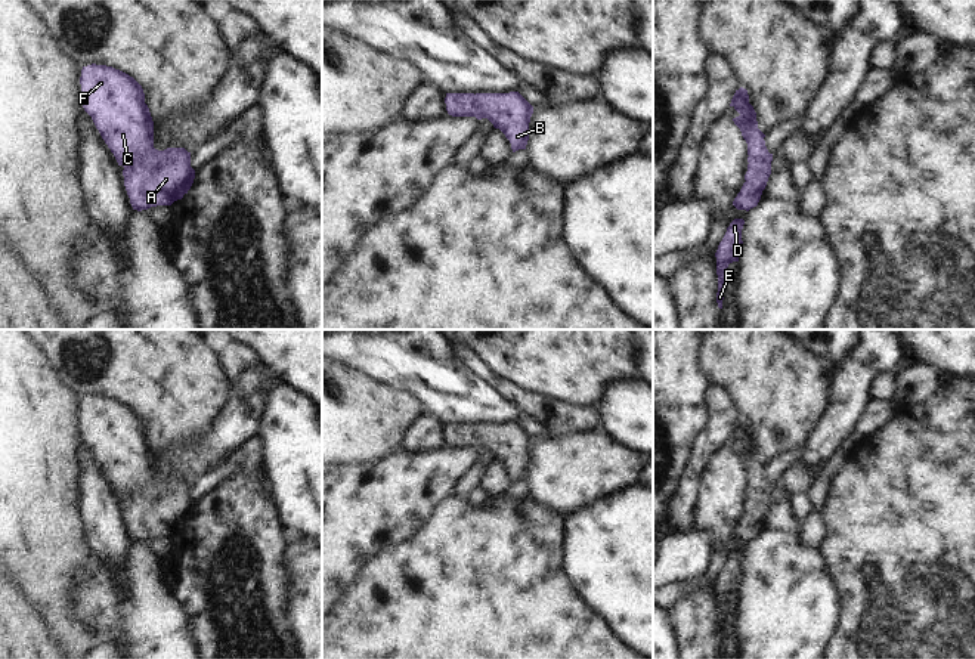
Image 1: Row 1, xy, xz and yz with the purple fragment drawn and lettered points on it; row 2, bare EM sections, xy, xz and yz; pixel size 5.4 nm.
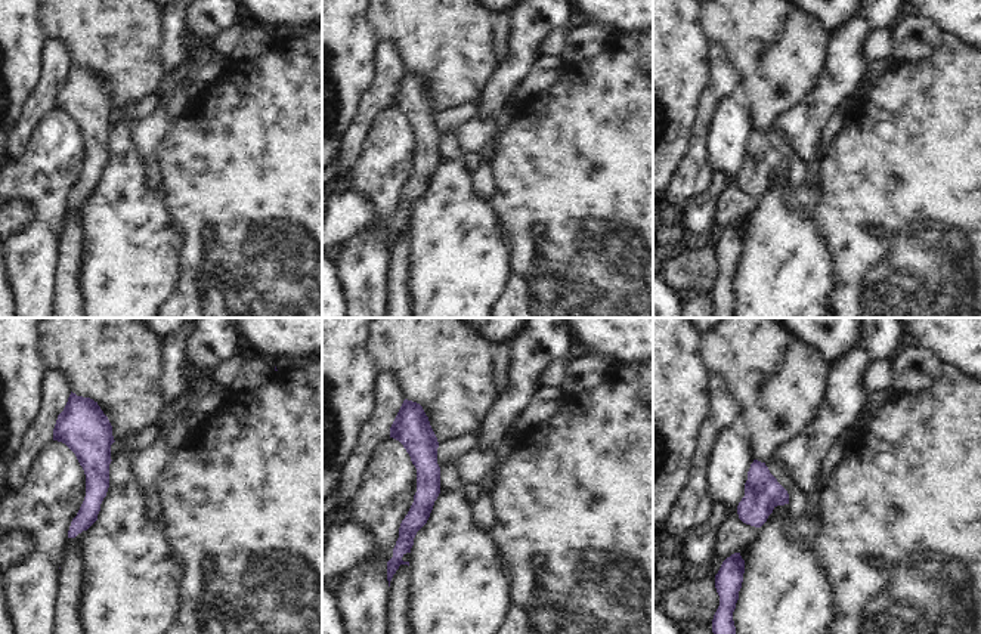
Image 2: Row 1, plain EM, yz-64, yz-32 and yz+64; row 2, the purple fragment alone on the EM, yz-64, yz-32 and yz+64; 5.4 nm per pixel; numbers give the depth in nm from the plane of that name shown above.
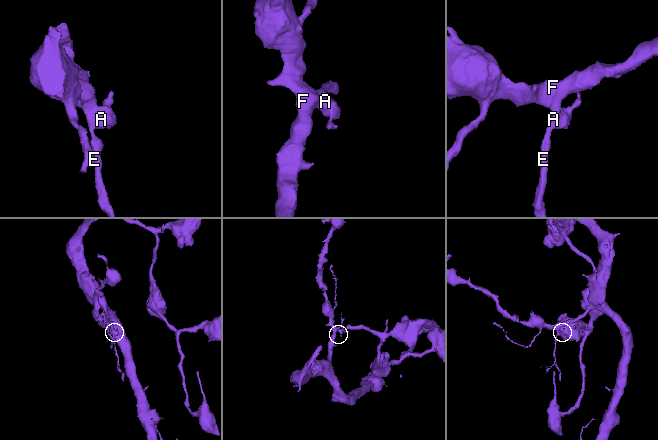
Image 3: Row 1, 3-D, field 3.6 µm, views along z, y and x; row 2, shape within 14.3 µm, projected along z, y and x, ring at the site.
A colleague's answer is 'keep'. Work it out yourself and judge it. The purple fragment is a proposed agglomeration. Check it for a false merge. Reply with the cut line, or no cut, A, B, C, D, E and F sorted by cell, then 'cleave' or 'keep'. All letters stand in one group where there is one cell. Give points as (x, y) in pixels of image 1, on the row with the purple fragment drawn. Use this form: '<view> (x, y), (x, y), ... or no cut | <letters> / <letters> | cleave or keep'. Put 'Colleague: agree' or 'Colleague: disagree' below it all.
no cut | A B C D E F | keep
Colleague: agree

